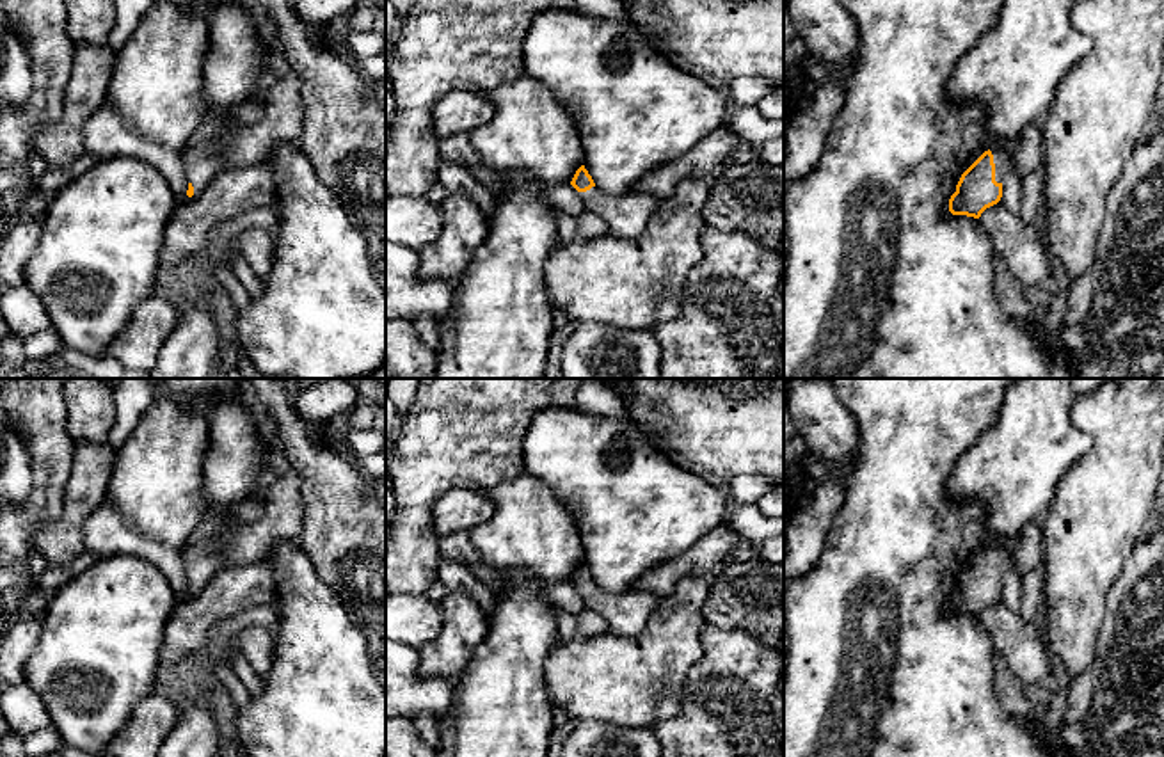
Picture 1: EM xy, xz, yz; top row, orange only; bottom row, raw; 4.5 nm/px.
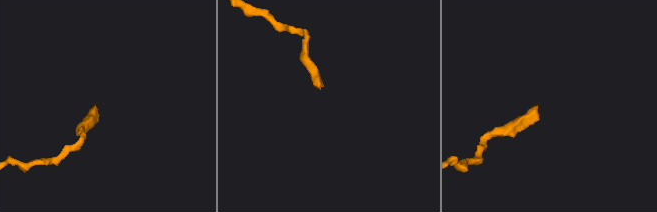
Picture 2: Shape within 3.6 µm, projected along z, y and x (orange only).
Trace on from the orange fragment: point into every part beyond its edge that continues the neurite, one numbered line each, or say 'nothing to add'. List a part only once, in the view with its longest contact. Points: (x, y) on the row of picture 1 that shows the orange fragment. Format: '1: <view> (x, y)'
1: yz (1003, 157)

